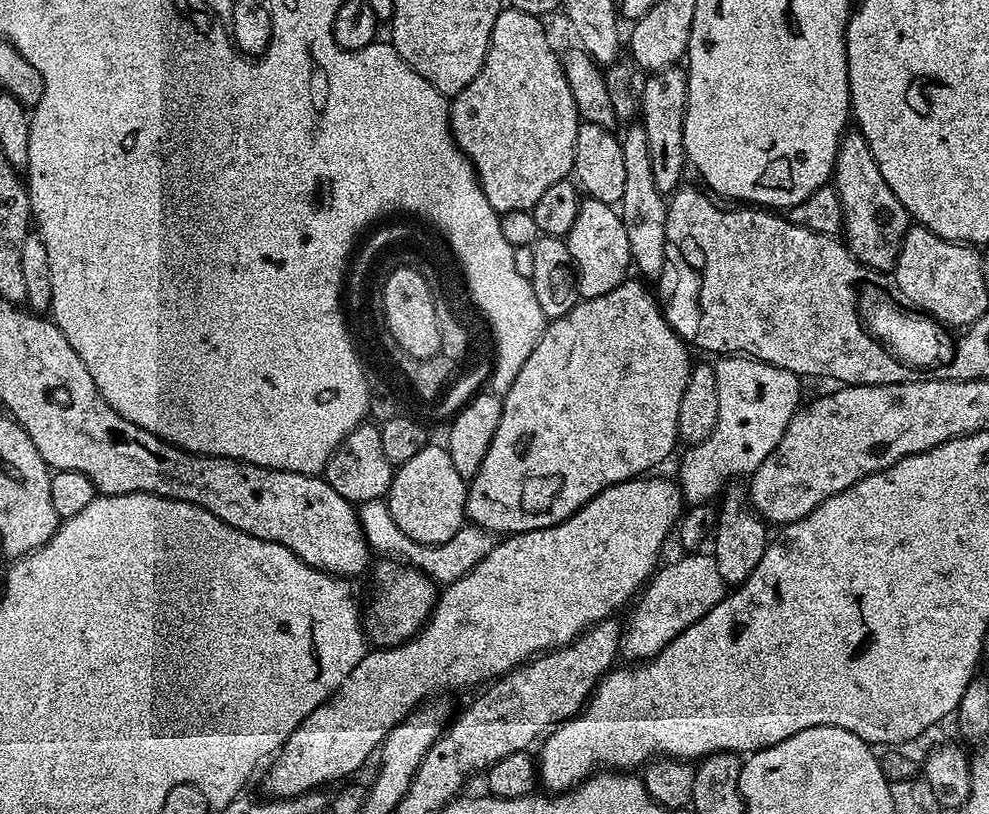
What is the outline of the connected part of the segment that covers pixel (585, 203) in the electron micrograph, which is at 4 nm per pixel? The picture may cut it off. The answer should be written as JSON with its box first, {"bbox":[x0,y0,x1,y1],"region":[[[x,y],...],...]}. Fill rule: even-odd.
{"bbox":[566,199,633,300],"region":[[[581,199],[578,218],[574,218],[574,226],[570,226],[566,243],[572,267],[576,270],[576,288],[580,291],[580,300],[593,300],[602,294],[610,294],[610,290],[629,279],[633,267],[630,242],[626,239],[626,226],[613,205]]]}

